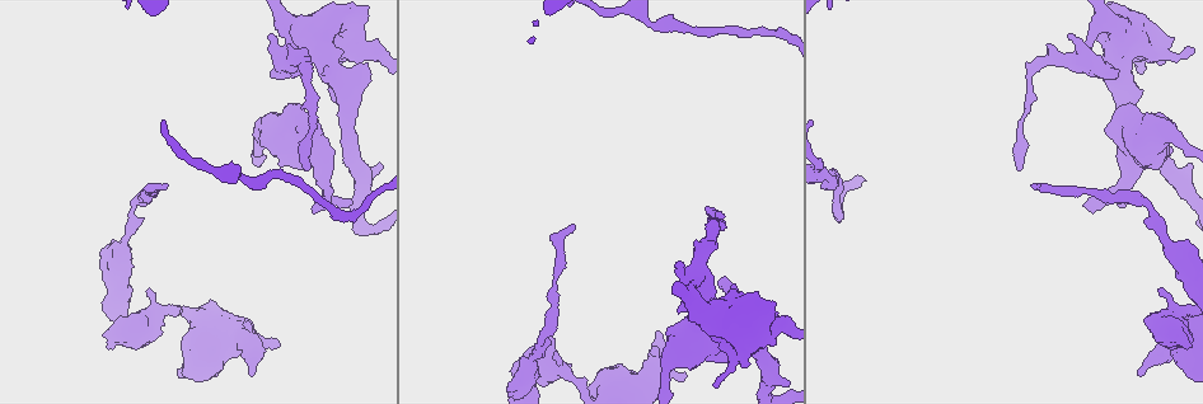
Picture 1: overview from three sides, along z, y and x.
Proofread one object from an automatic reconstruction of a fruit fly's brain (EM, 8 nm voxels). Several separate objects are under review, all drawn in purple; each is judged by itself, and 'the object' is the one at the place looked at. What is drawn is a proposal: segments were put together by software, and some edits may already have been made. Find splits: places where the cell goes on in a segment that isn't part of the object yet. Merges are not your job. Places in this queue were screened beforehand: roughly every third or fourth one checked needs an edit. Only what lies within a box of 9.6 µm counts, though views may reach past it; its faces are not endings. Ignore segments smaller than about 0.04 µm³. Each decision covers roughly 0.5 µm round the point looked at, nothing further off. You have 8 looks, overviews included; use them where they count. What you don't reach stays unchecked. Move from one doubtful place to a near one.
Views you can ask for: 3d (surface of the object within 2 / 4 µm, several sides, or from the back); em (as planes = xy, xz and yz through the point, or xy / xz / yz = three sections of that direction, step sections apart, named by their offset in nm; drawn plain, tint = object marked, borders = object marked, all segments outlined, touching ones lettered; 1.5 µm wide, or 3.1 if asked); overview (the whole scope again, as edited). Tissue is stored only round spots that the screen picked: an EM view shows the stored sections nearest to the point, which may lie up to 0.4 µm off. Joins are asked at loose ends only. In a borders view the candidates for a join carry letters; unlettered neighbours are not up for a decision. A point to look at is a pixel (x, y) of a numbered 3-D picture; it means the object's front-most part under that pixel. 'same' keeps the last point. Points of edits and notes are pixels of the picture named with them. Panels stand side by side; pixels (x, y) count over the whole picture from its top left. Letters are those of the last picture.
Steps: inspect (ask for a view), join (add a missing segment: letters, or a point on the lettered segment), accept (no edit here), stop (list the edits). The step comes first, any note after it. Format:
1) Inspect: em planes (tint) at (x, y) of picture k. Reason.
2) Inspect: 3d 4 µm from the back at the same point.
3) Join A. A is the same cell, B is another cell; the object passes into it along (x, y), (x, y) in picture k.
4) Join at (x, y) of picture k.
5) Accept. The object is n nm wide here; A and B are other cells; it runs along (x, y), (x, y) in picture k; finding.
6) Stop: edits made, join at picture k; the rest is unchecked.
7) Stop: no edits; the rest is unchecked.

Inspect: 3d 2 µm at (278, 346) of picture 1. An open end.

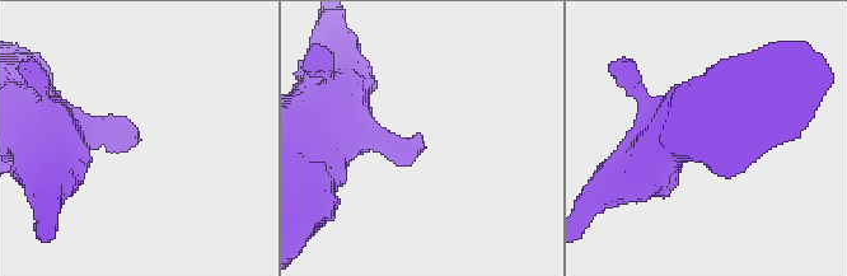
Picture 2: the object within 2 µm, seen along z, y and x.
Inspect: em xz step 8 (tint) at (134, 147) of picture 2.

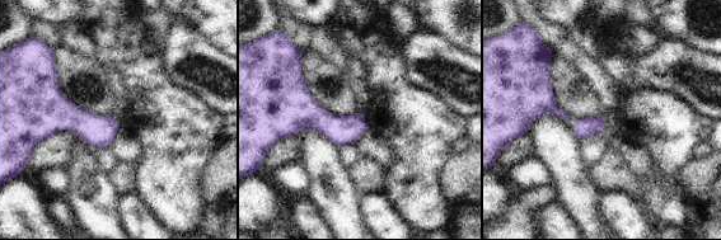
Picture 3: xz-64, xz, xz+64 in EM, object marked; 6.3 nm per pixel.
Inspect: em planes (borders) at the same point.

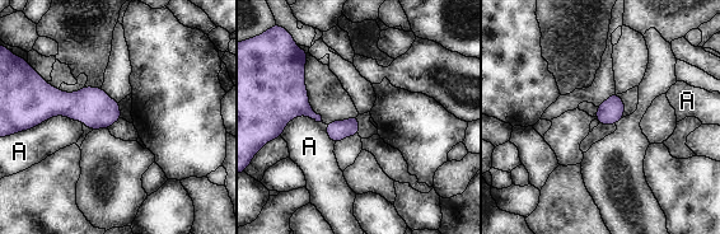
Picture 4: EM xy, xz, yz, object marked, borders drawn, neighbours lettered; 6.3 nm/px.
Accept. A is another cell; a border runs along (83, 122), (52, 116), (27, 130) in picture 4; no lettered segment goes on from it.

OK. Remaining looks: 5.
Inspect: 3d 4 µm from the back at (718, 284) of picture 1. Free end.

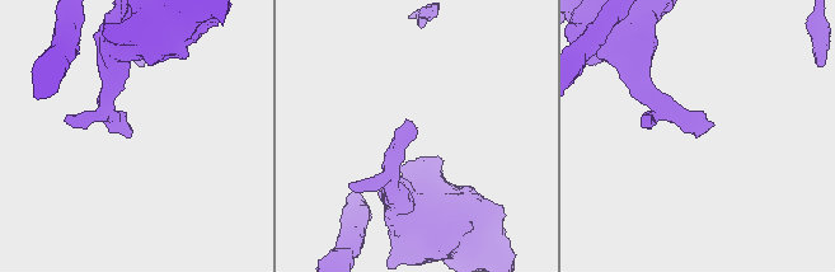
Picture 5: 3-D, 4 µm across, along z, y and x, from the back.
Inspect: em planes (borders) at (705, 132) of picture 5.

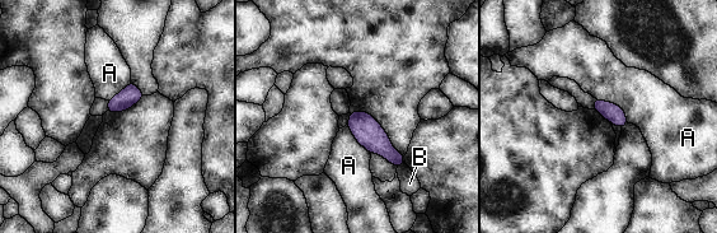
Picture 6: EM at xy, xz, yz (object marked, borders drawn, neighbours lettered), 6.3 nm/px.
Accept. A and B are other cells; a border runs along (595, 97), (617, 103), (628, 122) in picture 6; none of them fits.

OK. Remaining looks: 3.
Inspect: 3d 2 µm at (676, 263) of picture 1. An open end.

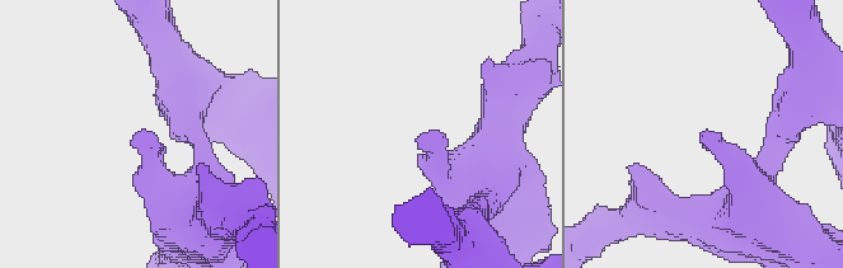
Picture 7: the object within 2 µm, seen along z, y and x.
Inspect: em yz step 8 (borders) at (702, 131) of picture 7.

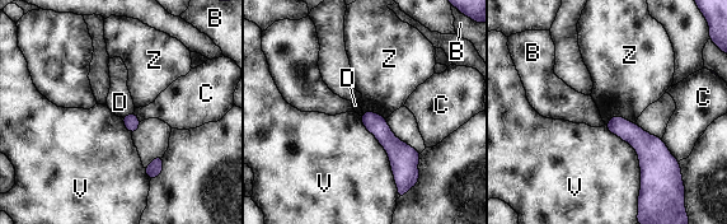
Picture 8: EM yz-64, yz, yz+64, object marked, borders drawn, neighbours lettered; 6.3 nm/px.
Accept. B, C, D, V and Z are other cells; a border runs along (132, 112), (122, 117) in picture 8; none of them fits.

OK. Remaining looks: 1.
Stop: no edits; the rest is unchecked.

